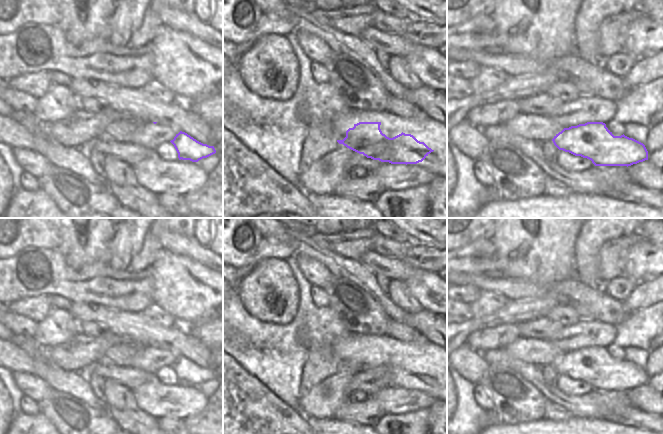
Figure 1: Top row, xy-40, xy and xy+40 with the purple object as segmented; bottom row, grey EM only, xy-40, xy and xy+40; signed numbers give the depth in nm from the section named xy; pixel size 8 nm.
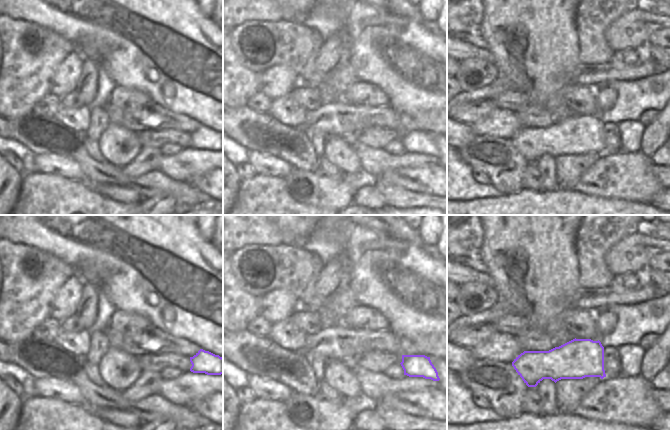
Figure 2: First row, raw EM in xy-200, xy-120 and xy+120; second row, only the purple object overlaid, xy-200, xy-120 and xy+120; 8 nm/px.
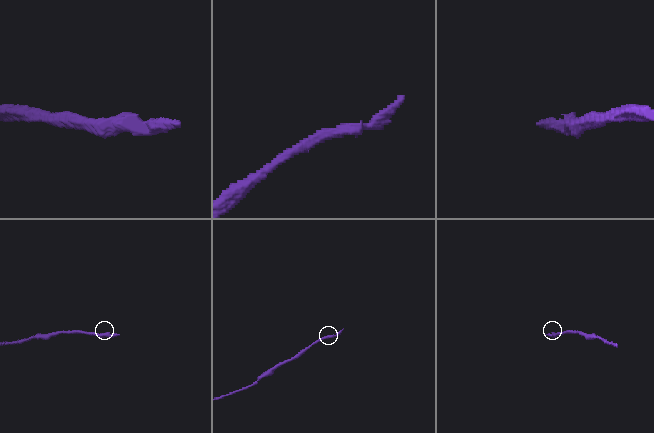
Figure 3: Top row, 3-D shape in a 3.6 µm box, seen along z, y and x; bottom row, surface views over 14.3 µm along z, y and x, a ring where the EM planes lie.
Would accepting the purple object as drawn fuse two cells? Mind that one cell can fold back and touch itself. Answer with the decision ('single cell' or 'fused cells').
fused cells

